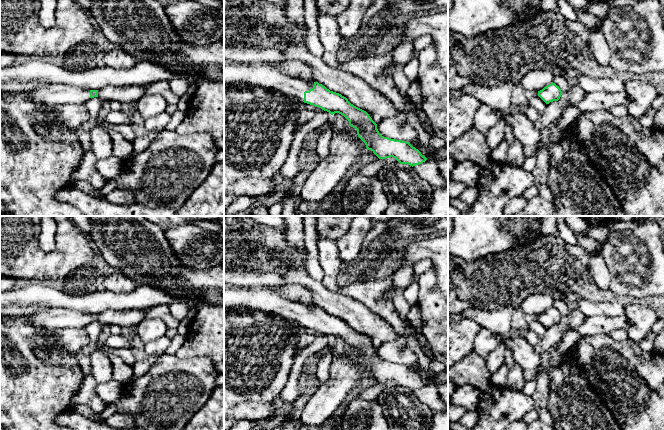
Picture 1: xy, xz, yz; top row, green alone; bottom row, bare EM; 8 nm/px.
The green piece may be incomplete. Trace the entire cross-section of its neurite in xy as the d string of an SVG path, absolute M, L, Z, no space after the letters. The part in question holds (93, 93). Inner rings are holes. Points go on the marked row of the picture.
M43 84L28 92L20 93L37 104L48 106L57 104L82 105L91 98L98 97L98 90L85 90L61 84Z

